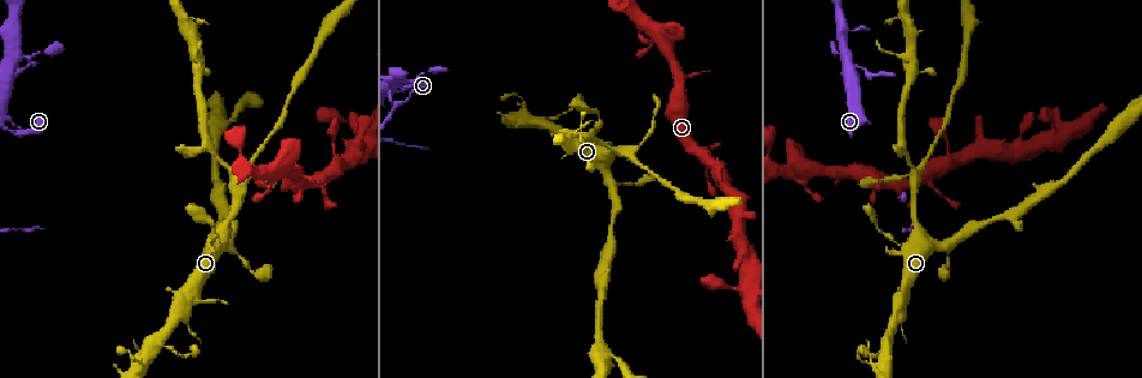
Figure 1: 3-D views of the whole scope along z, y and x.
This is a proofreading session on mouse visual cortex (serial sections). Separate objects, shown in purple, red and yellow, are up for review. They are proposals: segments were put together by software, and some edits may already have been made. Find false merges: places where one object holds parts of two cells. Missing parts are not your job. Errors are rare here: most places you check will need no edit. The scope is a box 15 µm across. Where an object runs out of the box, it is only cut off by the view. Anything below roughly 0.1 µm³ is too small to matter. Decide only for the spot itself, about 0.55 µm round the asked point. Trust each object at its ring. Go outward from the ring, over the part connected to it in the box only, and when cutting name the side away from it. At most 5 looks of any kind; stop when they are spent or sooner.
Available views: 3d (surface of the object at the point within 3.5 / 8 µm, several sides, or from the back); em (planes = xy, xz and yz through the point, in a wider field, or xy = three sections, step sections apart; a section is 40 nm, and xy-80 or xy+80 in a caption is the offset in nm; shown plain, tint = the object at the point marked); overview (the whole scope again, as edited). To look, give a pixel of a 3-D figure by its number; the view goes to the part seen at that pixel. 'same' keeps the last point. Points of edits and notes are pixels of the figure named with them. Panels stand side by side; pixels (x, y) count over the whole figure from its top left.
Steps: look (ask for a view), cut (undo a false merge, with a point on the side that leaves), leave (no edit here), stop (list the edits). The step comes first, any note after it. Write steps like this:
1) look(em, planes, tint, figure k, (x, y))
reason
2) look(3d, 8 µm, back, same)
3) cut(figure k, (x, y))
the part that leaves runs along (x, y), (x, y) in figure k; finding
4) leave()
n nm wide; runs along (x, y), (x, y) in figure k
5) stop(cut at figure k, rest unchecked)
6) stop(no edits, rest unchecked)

look(3d, 8 µm, back, figure 1, (845, 55))
three-way junction

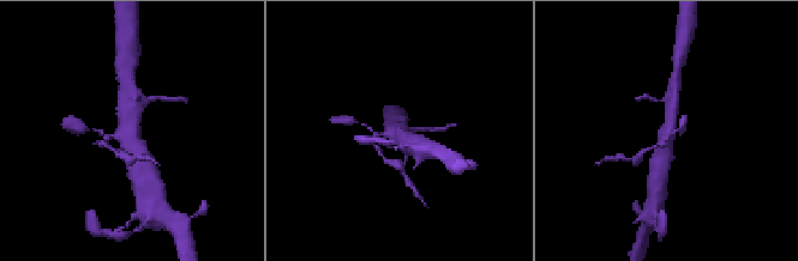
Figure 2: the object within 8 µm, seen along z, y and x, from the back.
look(em, planes, tint, figure 2, (393, 135))
shape alone is not enough

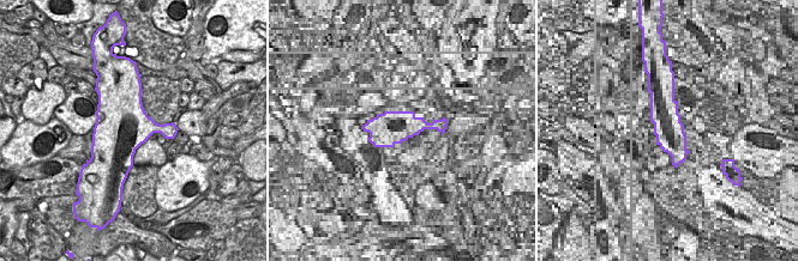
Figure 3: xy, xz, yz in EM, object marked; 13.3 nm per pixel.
leave()
runs along (658, 167), (673, 104) in figure 2; continuous, no second cell

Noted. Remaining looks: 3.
look(3d, 3.5 µm, back, figure 1, (917, 237))
sudden change in width

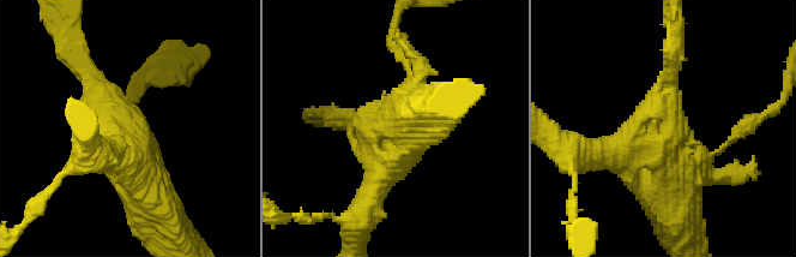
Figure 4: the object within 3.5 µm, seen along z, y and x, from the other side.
look(em, xy, step 1, tint, figure 4, (123, 120))
3 arms; arms of 250, 400, 700 nm; need the tissue

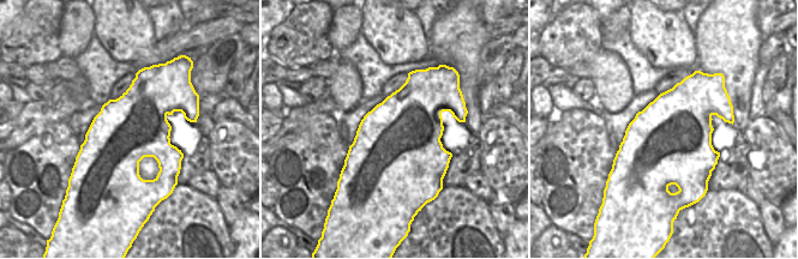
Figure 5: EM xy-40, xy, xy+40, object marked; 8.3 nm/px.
look(em, xy, step 2, tint, same)
another direction

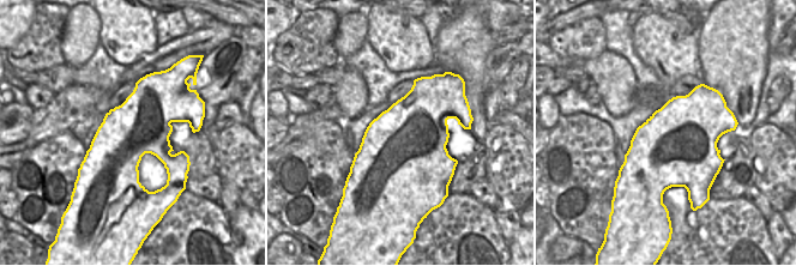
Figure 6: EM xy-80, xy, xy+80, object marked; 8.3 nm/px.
leave()
runs along (145, 191), (127, 124), (72, 58) in figure 4; continuous, no second cell

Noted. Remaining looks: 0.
stop(no edits, rest unchecked)

